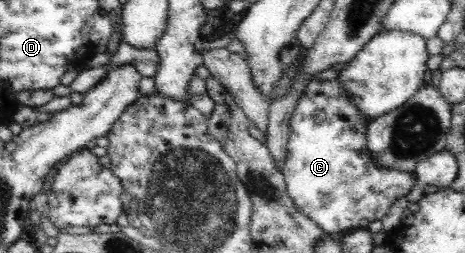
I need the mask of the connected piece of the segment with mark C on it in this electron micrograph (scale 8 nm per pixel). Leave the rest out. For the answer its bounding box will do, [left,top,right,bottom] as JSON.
[281,80,416,235]

